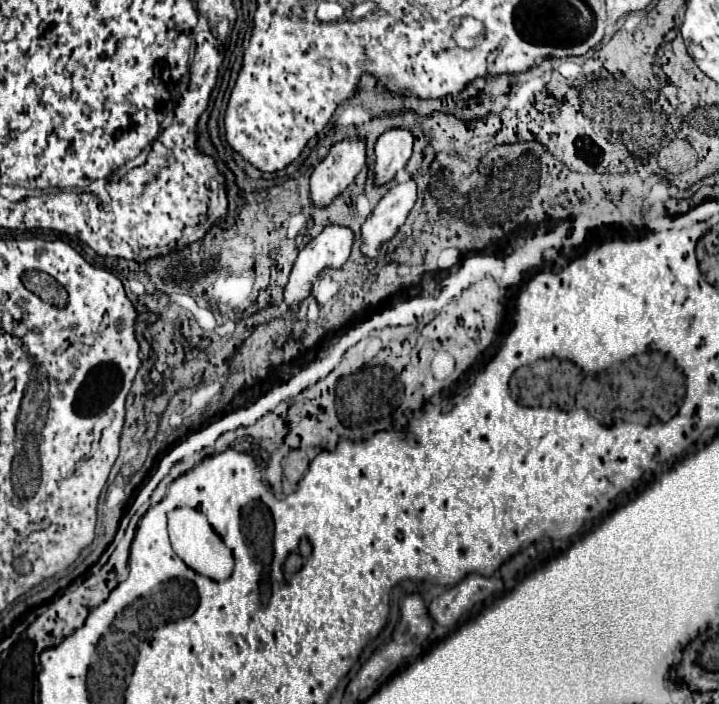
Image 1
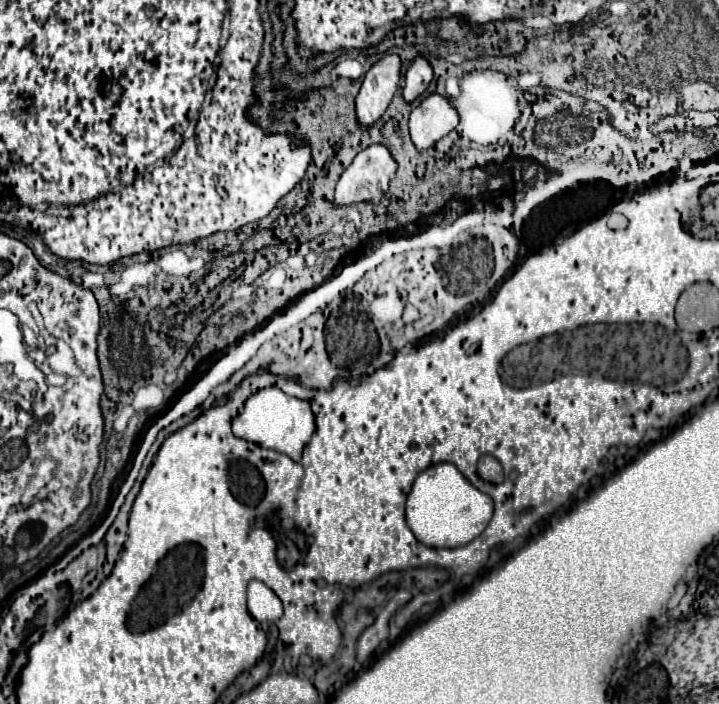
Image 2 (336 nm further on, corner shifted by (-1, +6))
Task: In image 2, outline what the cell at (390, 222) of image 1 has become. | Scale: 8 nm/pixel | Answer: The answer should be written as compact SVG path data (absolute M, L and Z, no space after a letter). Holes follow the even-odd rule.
M432 93L410 115L410 135L418 149L432 147L458 125L458 113L446 95Z

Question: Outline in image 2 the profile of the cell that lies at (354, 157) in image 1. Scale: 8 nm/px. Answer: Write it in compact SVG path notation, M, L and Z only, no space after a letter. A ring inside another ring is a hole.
M386 55L364 75L362 89L356 97L356 113L362 127L376 123L390 105L400 83L402 61L398 55Z

